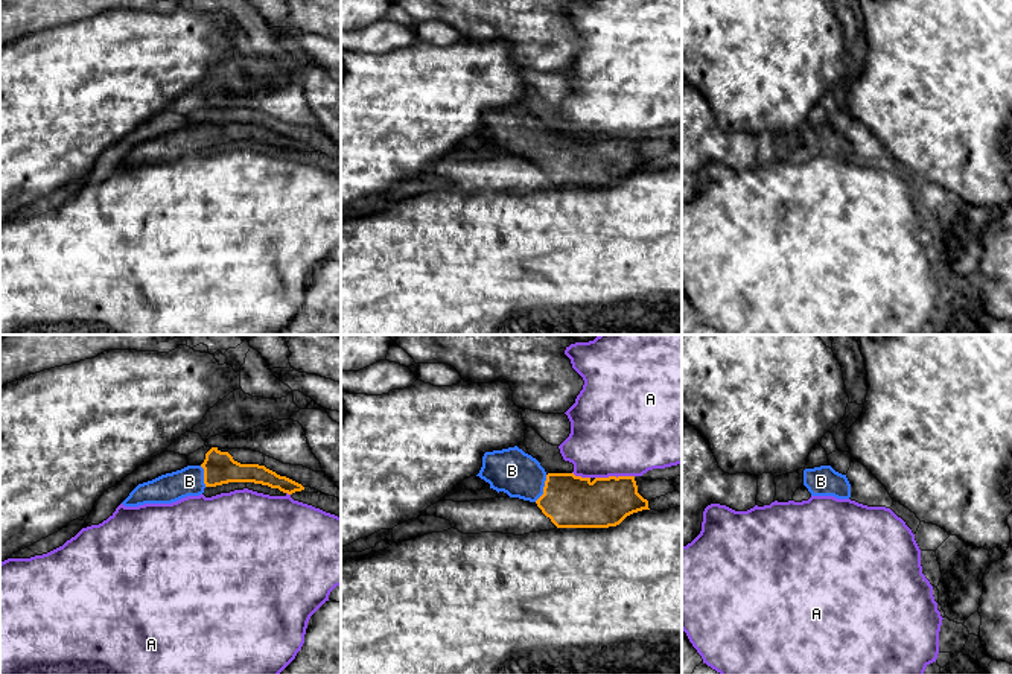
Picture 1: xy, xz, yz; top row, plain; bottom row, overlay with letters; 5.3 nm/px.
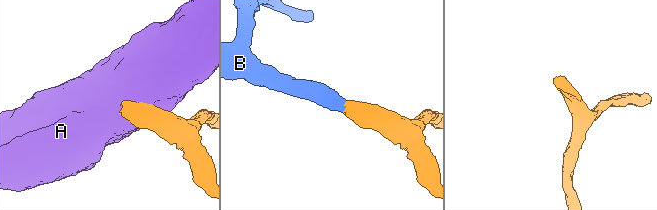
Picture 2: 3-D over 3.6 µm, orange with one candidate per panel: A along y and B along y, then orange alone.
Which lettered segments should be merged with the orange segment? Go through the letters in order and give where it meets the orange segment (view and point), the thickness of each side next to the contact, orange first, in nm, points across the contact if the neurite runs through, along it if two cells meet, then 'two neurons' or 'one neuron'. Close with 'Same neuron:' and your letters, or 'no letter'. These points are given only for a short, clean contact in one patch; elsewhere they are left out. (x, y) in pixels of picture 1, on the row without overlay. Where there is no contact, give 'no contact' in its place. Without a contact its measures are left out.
A: xz (614, 136) | 280/500 nm | two neurons
B: xz (544, 148) | 280/240 nm | across xz (569, 160), (544, 148), (512, 130) | one neuron
Same neuron: B

